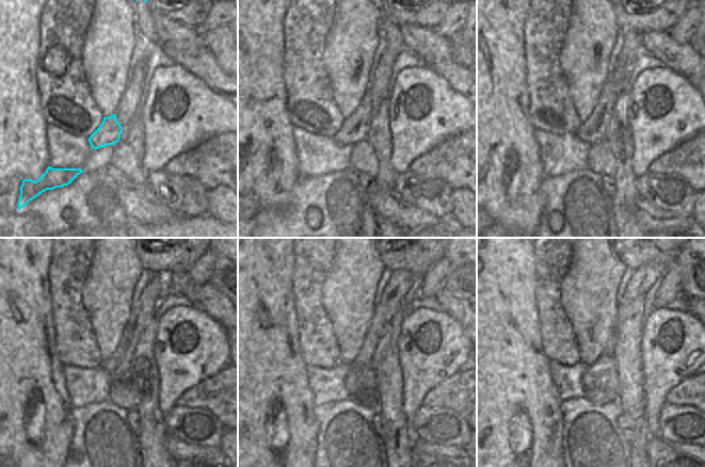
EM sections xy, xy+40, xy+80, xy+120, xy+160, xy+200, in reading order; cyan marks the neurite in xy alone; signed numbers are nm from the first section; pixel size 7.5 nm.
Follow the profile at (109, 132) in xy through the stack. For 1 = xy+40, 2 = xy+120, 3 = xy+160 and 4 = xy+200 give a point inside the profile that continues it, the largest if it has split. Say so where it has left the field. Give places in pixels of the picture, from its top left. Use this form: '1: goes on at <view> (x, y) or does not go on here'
1: goes on at xy+40 (354, 128)
2: goes on at xy+120 (159, 285)
3: goes on at xy+160 (401, 280)
4: goes on at xy+200 (643, 277)

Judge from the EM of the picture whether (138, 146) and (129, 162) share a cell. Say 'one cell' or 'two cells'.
two cells

